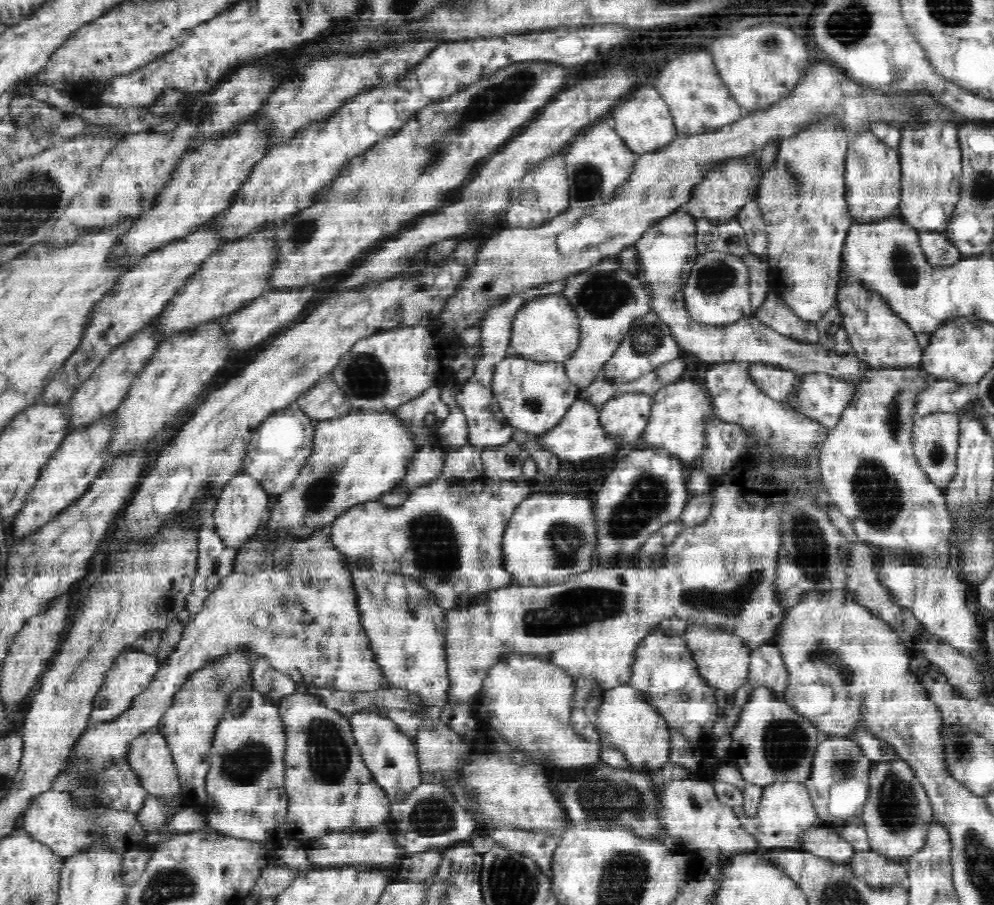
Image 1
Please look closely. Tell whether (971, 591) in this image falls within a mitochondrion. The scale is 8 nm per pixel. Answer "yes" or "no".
no

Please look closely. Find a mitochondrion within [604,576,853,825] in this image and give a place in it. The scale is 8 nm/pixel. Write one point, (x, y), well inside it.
(784, 744)

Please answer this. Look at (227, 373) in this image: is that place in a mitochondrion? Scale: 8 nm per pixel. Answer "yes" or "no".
no

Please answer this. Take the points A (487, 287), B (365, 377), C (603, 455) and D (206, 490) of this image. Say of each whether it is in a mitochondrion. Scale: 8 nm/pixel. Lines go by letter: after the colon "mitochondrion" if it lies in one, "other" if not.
A: other
B: mitochondrion
C: other
D: mitochondrion

